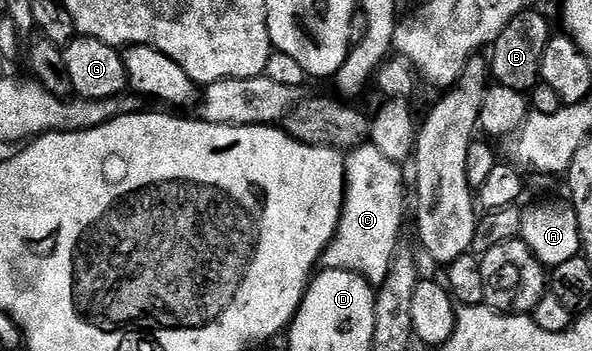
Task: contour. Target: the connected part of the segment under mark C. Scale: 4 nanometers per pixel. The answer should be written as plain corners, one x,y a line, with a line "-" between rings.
371,144
357,146
347,155
344,163
344,208
335,236
324,249
319,265
325,270
352,270
360,274
373,288
378,288
390,272
390,264
398,253
396,245
400,242
400,233
404,230
404,192
405,179
401,163
382,156
378,148

